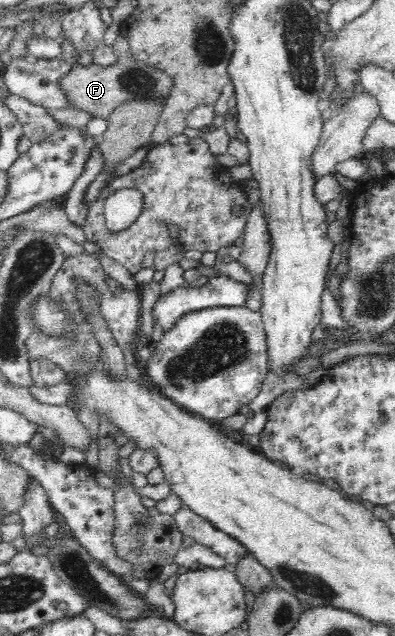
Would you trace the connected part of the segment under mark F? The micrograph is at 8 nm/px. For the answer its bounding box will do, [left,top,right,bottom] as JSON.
[58,35,173,120]

